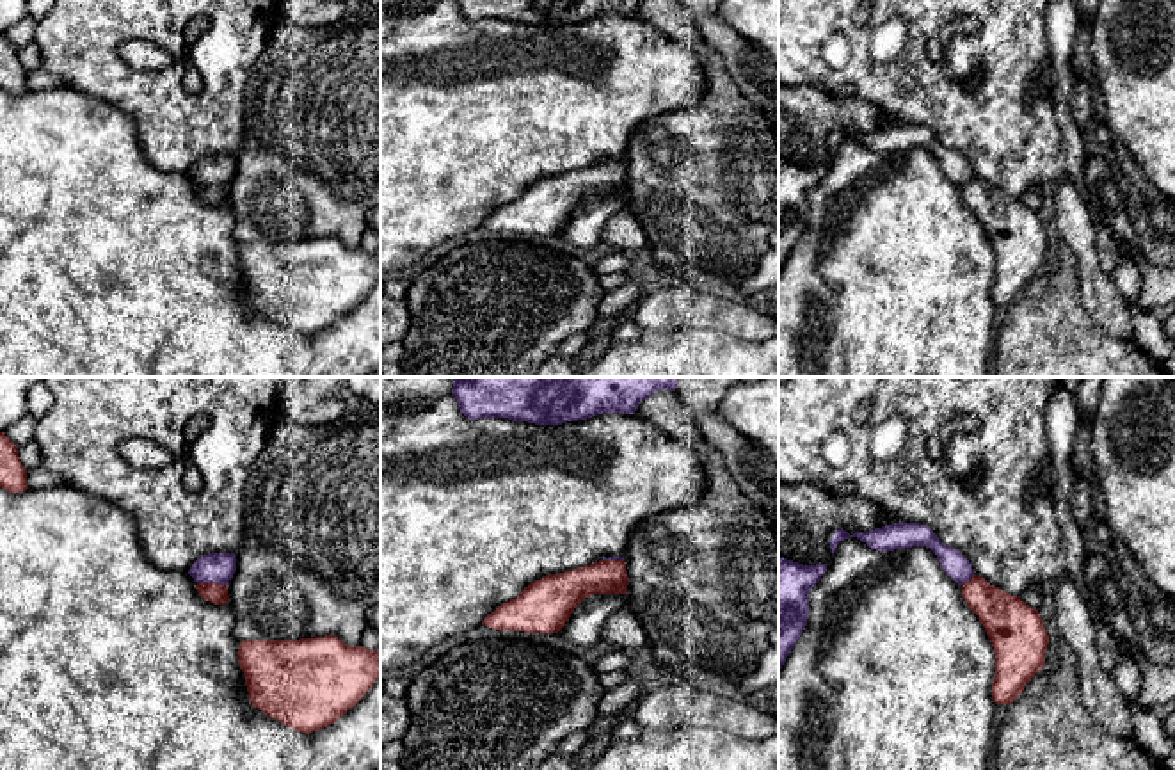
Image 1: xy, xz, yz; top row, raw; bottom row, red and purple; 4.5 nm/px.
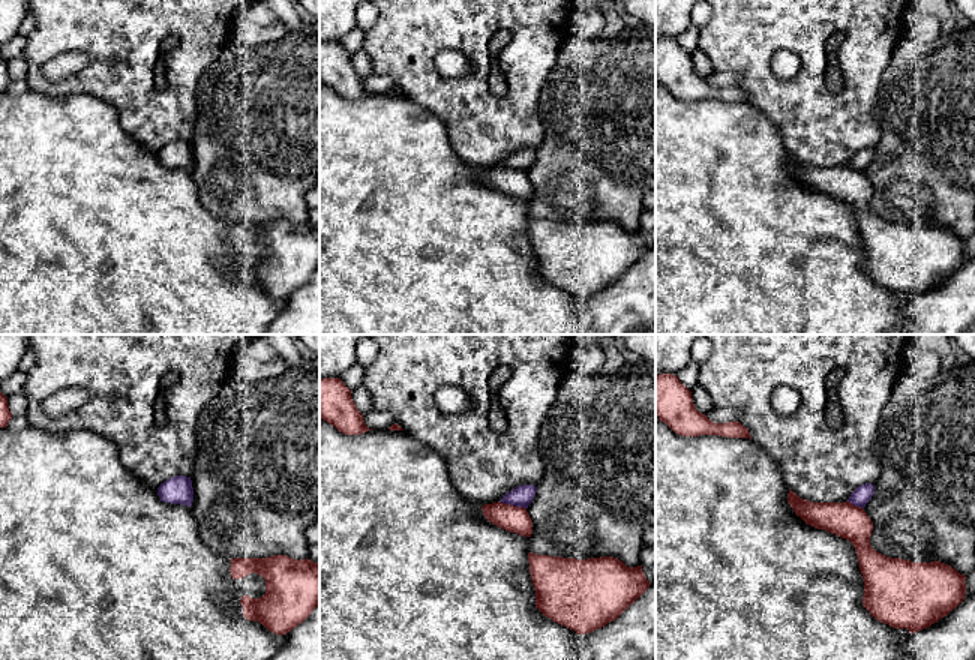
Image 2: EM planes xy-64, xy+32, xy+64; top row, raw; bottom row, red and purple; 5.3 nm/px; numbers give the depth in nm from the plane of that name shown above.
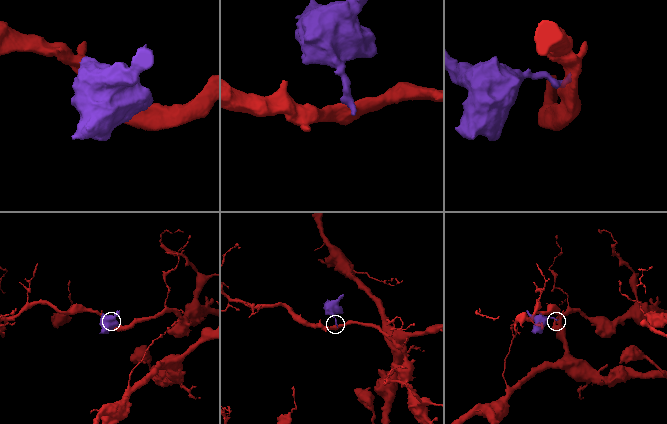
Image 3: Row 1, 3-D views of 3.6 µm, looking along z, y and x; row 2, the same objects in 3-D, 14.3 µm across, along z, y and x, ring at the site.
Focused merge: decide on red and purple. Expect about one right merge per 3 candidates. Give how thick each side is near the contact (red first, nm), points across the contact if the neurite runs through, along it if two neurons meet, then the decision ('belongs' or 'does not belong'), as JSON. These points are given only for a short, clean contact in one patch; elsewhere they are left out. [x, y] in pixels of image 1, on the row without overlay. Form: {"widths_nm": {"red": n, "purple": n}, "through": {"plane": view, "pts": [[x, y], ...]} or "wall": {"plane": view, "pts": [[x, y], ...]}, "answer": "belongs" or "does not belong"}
{"widths_nm": {"red": 90, "purple": 140}, "wall": {"plane": "xy", "pts": [[198, 184], [226, 187]]}, "answer": "does not belong"}

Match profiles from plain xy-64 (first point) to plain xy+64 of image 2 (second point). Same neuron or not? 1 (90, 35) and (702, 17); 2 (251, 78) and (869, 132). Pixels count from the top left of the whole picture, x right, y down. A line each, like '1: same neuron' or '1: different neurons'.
1: different neurons
2: different neurons

